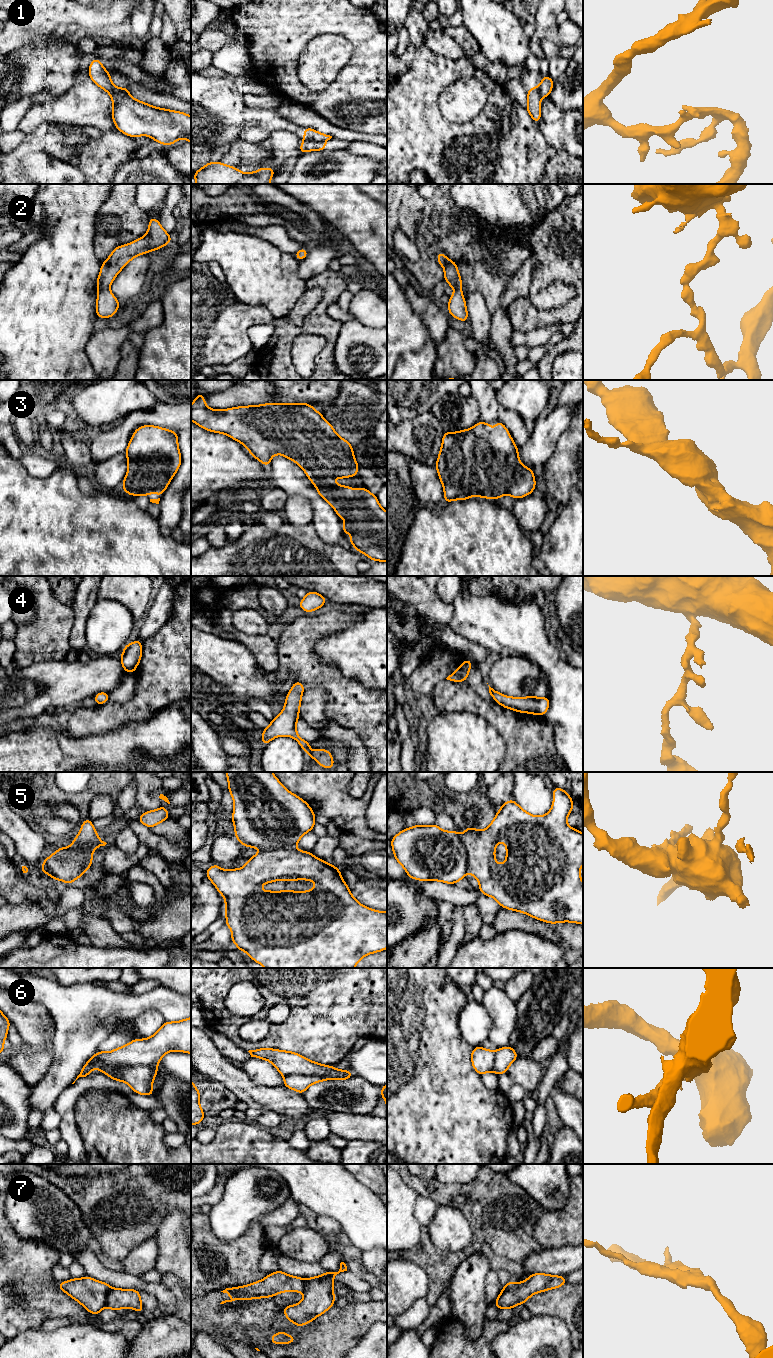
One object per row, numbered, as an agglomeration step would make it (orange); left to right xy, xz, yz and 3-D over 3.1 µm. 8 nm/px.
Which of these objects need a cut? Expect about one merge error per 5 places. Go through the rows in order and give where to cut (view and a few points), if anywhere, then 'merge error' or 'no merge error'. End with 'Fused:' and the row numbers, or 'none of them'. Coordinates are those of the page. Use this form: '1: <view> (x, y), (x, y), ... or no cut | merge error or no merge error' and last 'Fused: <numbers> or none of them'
1: xz (303, 140), (323, 142) | merge error
2: no cut | no merge error
3: no cut | no merge error
4: no cut | no merge error
5: yz (459, 835), (466, 853), (467, 869) | merge error
6: xy (95, 1054), (96, 1058), (107, 1066), (155, 1066) | merge error
7: xy (111, 1288), (107, 1294), (106, 1305) | merge error
Fused: 1, 5, 6, 7

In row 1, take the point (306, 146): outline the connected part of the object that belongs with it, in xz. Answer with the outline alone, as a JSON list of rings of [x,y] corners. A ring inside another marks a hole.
[[[303,141],[302,144],[299,147],[299,151],[304,154],[309,151],[324,151],[326,148],[326,144],[324,142],[309,142],[309,141]]]

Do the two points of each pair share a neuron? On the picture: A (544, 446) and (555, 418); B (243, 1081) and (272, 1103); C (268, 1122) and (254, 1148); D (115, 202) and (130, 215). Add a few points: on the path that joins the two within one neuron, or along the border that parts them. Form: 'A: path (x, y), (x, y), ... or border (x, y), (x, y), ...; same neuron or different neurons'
A: path (544, 439), (547, 430), (552, 425); same neuron
B: path (250, 1088), (260, 1098), (265, 1098); same neuron
C: border (258, 1125), (264, 1128); different neurons
D: path (119, 206), (126, 214); same neuron

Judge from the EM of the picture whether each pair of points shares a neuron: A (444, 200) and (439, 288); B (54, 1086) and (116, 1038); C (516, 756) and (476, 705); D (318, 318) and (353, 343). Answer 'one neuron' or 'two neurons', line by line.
A: two neurons
B: two neurons
C: one neuron
D: two neurons

